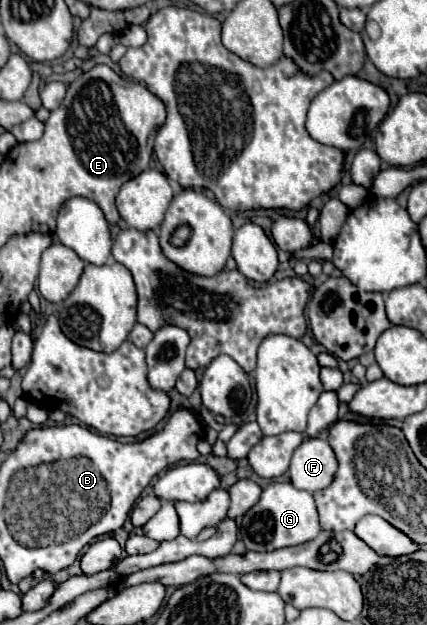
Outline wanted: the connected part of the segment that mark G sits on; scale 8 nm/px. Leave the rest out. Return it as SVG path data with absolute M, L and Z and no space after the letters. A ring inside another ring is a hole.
M270 483L260 501L242 517L240 539L244 541L248 551L276 551L282 547L292 547L314 539L320 533L318 513L314 505L314 497L308 491L296 489L292 483Z

